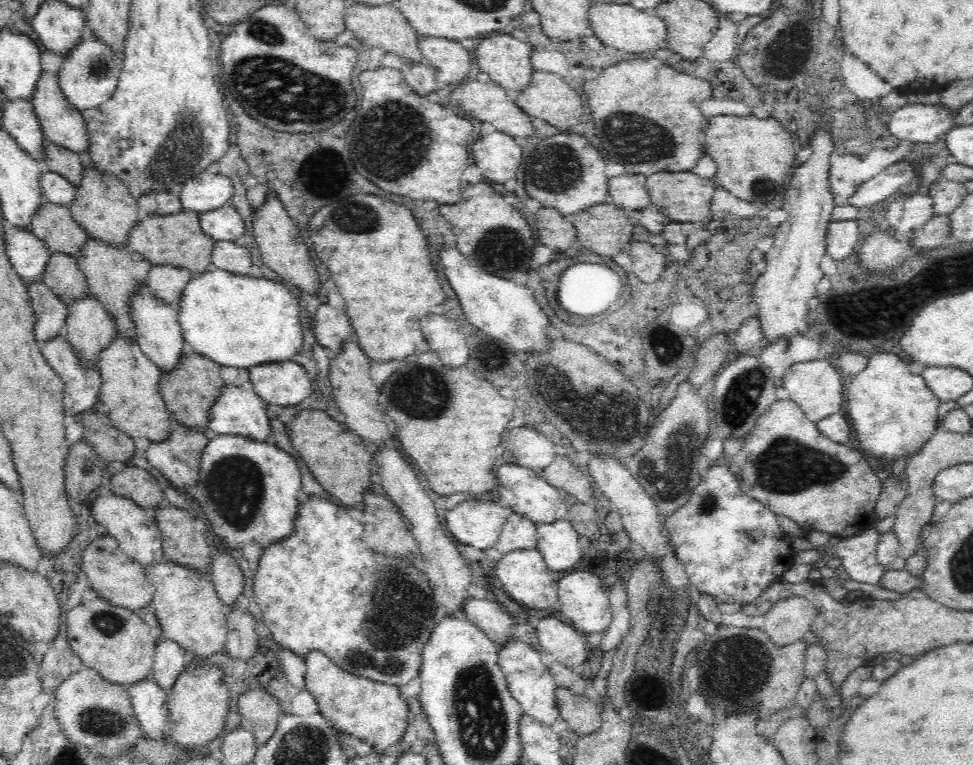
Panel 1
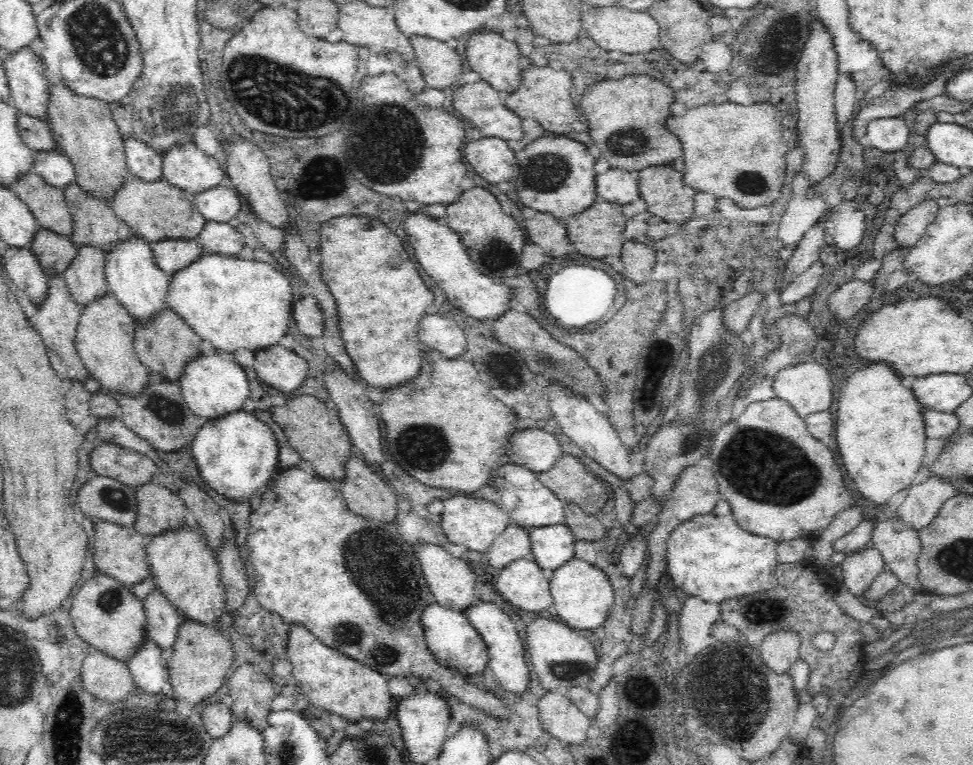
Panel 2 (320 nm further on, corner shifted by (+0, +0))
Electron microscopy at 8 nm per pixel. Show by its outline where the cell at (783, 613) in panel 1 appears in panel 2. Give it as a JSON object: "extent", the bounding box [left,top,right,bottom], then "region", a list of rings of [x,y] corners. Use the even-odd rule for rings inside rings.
{"extent":[757,631,800,674],"region":[[[794,631],[768,635],[757,648],[764,665],[776,674],[788,673],[799,659],[800,637]]]}

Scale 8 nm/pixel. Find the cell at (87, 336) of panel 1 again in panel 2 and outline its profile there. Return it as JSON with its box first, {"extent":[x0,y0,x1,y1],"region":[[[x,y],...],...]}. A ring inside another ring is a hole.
{"extent":[62,244,109,308],"region":[[[75,244],[76,256],[62,273],[66,279],[70,295],[80,308],[89,304],[97,296],[109,291],[106,281],[105,251],[89,244]]]}

